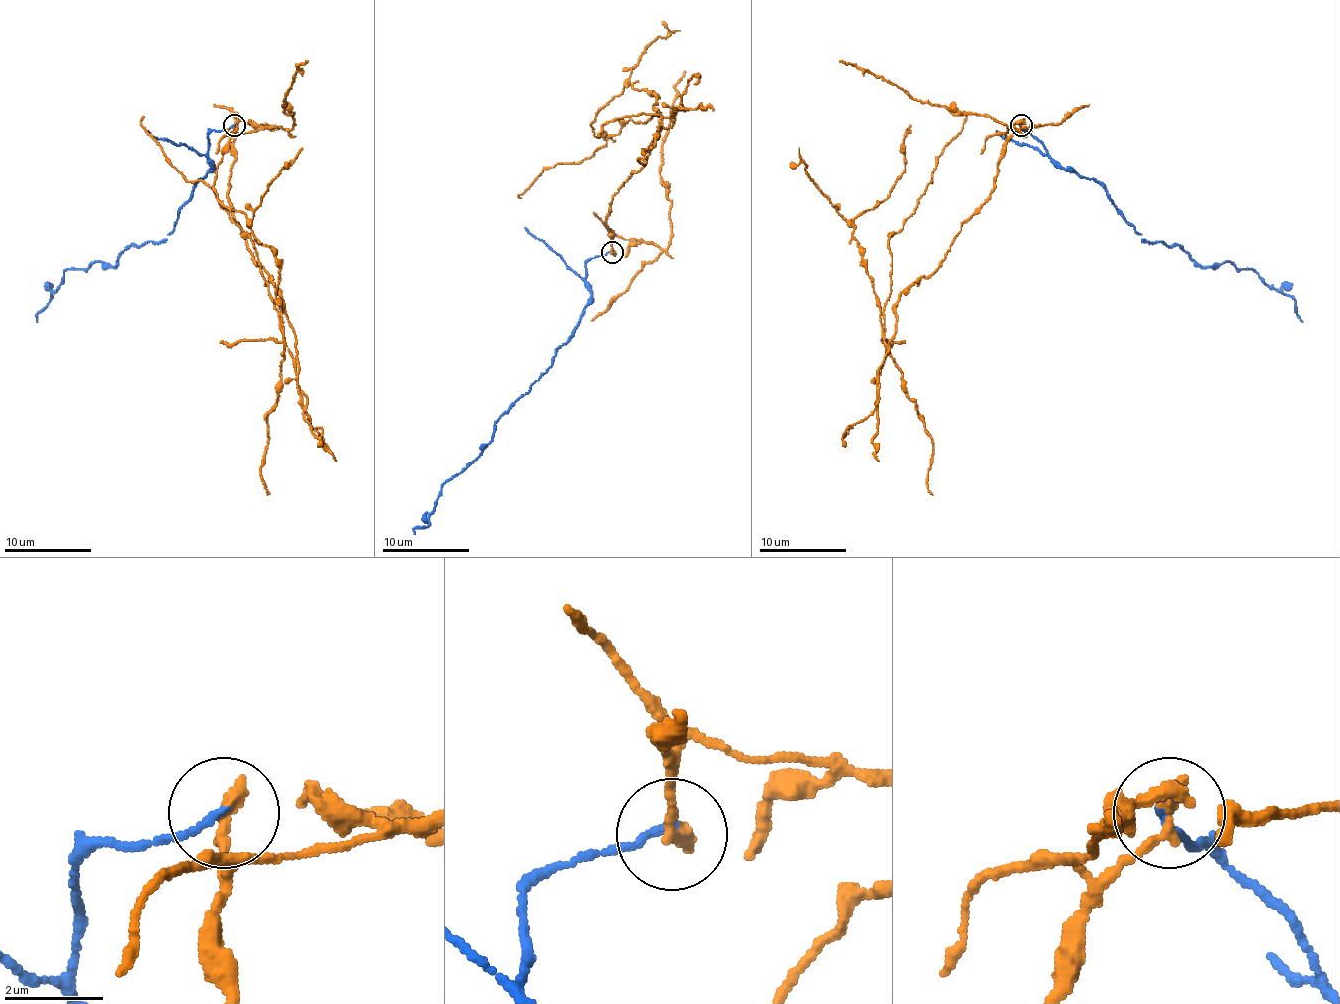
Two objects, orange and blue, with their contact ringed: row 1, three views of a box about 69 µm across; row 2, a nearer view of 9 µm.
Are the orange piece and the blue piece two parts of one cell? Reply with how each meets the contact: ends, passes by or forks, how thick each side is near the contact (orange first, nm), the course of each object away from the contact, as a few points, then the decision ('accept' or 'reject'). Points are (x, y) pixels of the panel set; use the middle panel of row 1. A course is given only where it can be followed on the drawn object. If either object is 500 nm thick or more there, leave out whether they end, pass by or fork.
orange ends; blue ends; calibres 320 and 140 nm; course orange (611, 253), (605, 216), (672, 115), (631, 119), (591, 157), (548, 168), (521, 198); course blue (611, 251), (585, 264), (591, 294), (581, 323), (495, 424), (491, 441), (445, 483), (430, 524), (414, 533); reject

